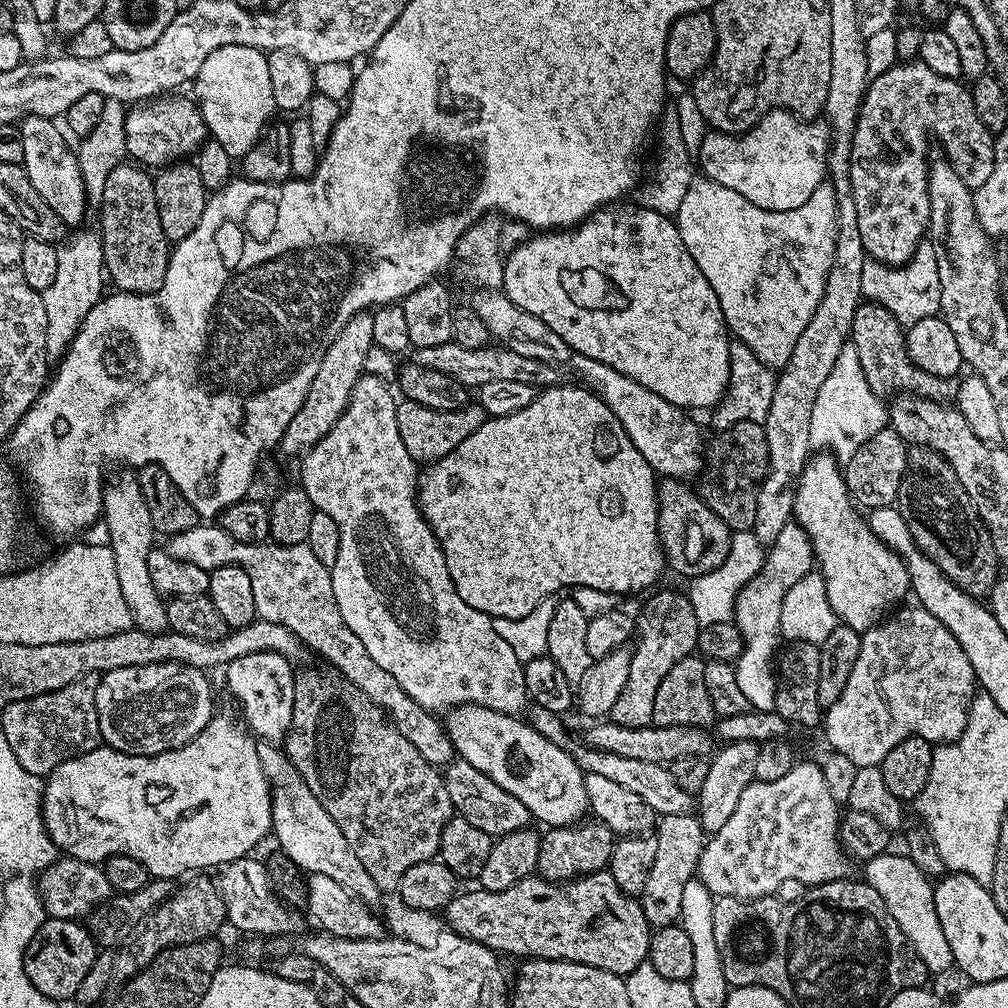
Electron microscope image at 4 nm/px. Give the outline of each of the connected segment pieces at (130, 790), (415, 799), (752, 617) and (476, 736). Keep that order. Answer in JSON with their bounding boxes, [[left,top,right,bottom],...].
[[44,714,272,881],[282,671,454,893],[734,522,814,712],[444,704,590,827]]

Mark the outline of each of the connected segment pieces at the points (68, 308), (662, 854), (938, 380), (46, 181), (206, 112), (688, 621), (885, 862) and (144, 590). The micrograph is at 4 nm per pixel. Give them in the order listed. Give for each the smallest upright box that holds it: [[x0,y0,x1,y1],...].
[[42,230,106,354],[638,813,706,929],[850,302,957,401],[18,116,90,226],[194,46,277,158],[610,591,701,728],[863,852,953,974],[102,475,168,632]]

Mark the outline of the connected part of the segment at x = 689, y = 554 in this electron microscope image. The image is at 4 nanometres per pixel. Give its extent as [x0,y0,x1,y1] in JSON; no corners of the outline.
[658,478,733,578]

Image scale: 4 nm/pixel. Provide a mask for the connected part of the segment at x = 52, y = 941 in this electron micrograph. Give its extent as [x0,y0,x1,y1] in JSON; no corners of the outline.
[24,918,98,1002]

